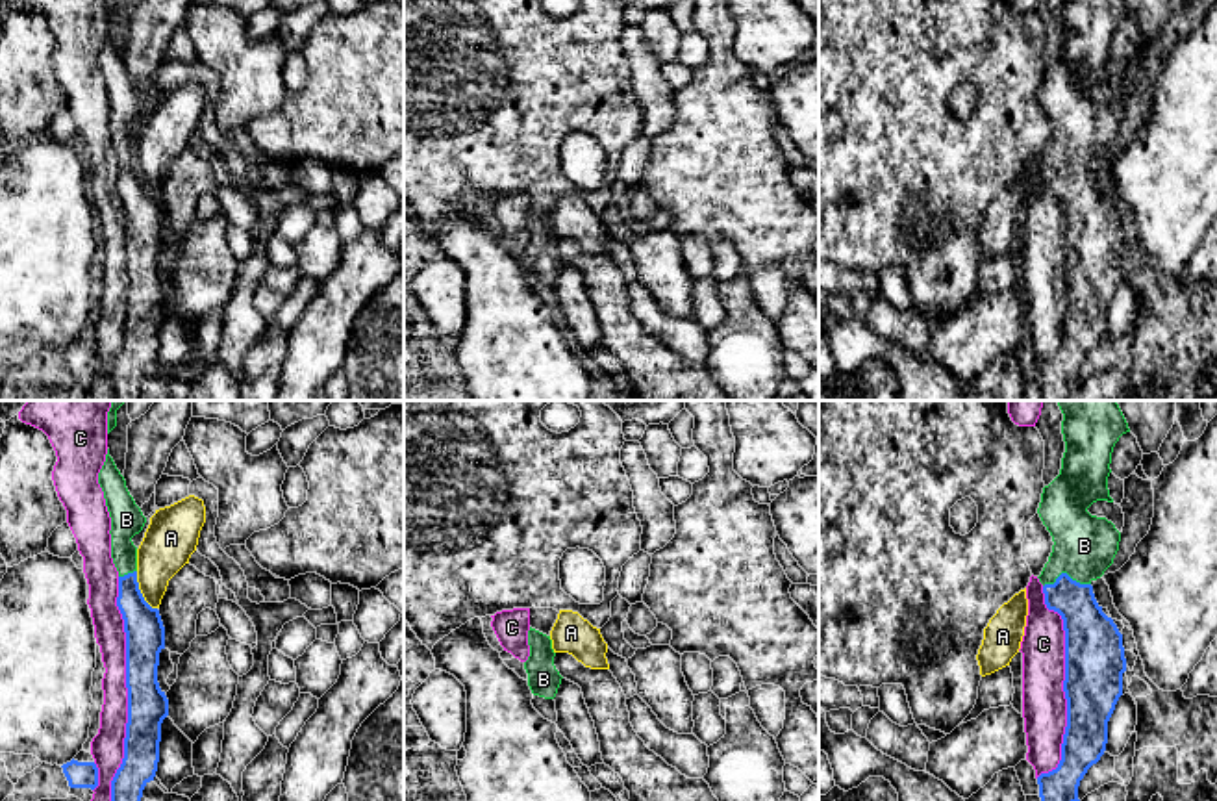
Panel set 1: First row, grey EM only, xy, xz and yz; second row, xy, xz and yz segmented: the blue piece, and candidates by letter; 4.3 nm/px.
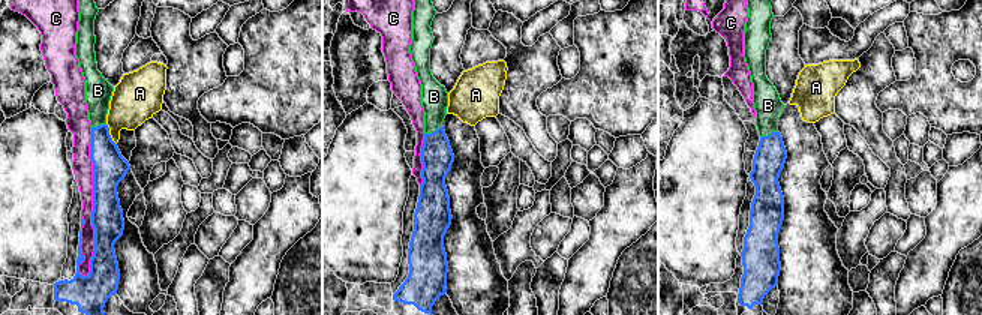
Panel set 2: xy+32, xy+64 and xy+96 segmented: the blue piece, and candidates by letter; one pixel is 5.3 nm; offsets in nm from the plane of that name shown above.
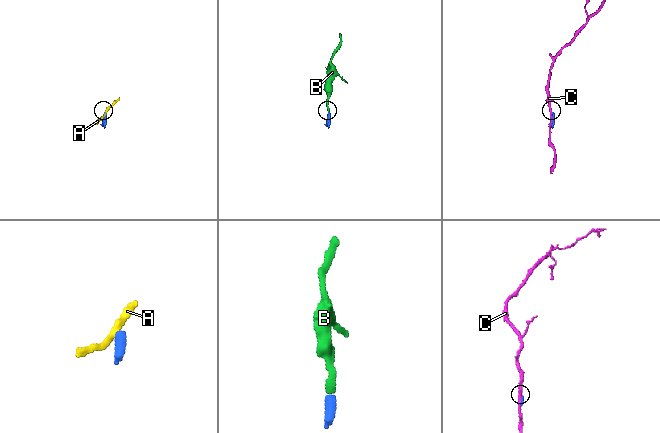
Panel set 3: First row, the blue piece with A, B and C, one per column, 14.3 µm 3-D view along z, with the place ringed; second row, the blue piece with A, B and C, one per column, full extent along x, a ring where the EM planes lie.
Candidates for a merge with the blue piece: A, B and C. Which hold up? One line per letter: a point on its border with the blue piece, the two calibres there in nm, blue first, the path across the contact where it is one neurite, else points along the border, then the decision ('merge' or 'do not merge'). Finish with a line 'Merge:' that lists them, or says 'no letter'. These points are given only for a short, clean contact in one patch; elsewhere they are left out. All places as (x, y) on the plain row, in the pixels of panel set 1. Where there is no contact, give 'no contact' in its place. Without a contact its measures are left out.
A: contact xy (139, 177); calibres 180 and 220 nm; border xy (136, 156), (141, 180), (156, 193); do not merge
B: contact yz (1066, 158); calibres 190 and 280 nm; way yz (1086, 212), (1067, 175), (1066, 158), (1084, 130); merge
C: contact xy (128, 280); calibres 180 and 140 nm; do not merge
Merge: B

